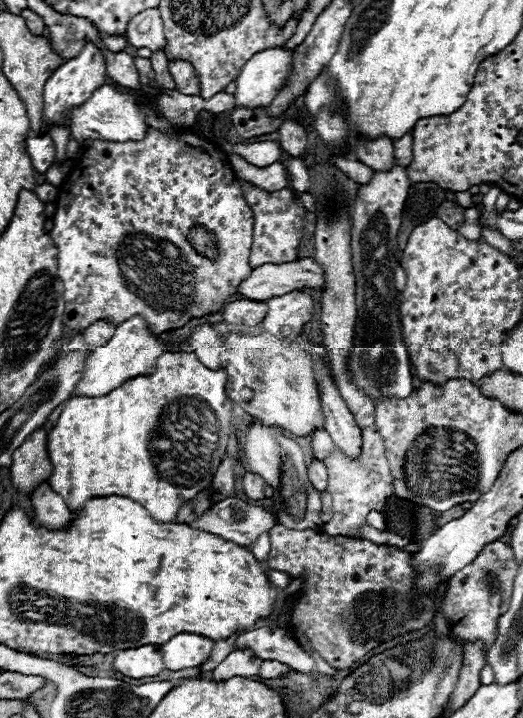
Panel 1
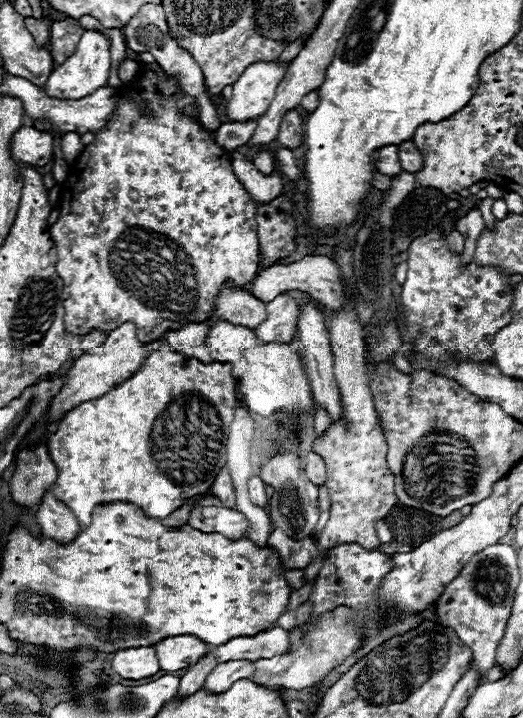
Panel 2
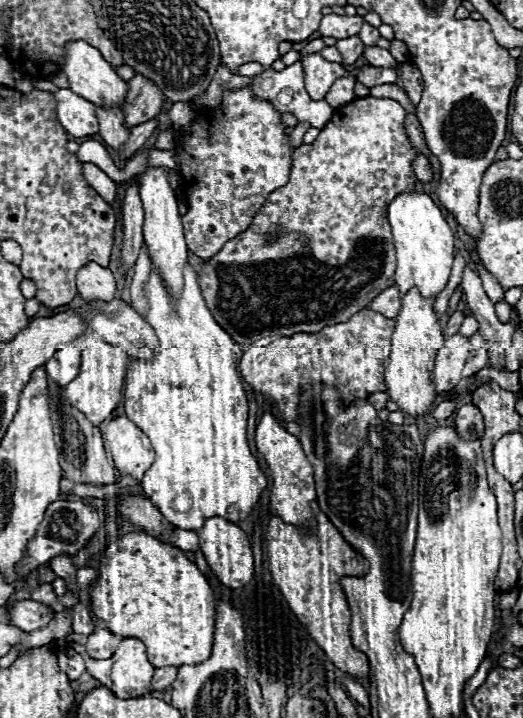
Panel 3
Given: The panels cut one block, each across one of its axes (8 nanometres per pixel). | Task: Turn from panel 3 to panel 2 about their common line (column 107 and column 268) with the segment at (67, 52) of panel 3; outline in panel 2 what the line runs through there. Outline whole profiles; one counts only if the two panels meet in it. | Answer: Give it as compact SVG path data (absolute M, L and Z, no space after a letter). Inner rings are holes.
M280 60L250 64L232 84L234 92L226 102L228 118L232 122L244 122L248 118L262 116L284 78L284 72L286 64Z

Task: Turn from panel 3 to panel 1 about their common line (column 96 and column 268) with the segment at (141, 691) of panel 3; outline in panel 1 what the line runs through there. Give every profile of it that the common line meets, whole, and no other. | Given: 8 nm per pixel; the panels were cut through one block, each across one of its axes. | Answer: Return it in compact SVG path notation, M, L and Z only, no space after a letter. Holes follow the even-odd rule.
M264 660L260 664L258 676L264 678L264 680L272 680L272 678L284 678L288 672L290 672L290 666L288 664L282 664L278 660Z

